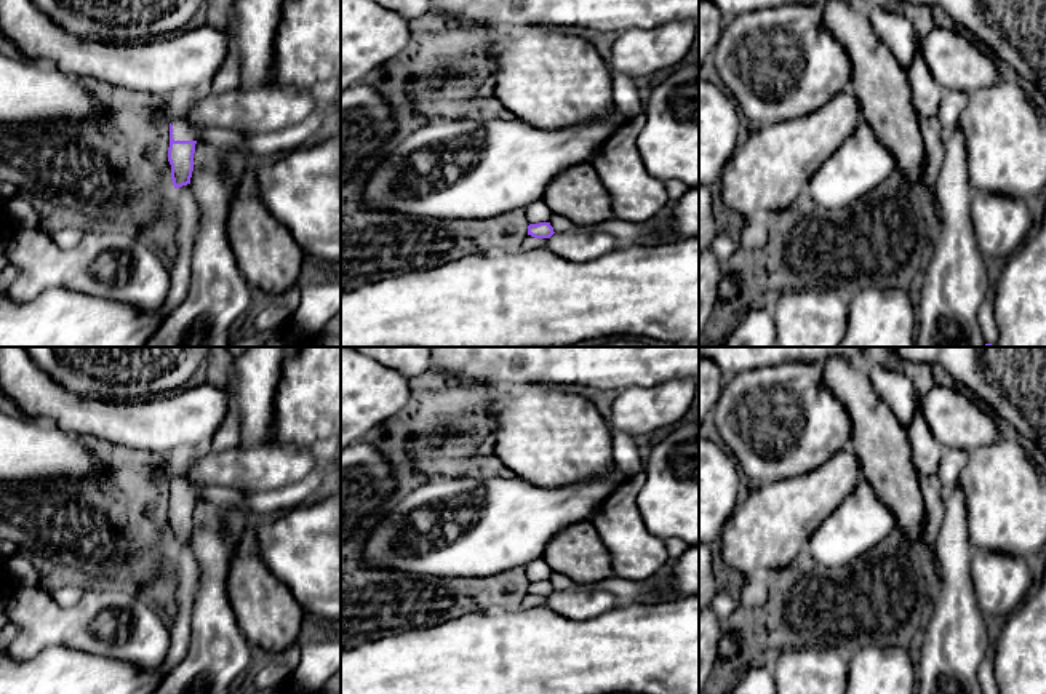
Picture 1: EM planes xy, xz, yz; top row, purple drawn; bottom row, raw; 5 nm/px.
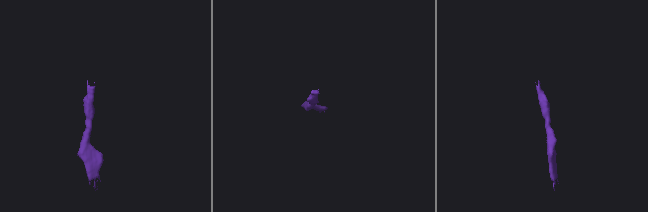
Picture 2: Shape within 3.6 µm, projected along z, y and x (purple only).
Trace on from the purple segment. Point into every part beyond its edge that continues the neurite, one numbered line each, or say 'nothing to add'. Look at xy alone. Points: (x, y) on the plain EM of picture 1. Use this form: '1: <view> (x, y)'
1: xy (181, 488)

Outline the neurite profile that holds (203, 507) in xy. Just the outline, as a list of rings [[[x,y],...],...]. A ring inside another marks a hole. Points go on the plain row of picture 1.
[[[200,491],[197,493],[195,499],[197,502],[195,502],[195,512],[194,512],[194,528],[200,528],[213,513],[214,505],[206,497],[203,497]]]

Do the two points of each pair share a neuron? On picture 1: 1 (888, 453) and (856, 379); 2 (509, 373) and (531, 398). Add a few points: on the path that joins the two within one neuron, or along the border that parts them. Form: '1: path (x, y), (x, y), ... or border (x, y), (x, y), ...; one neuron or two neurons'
1: path (877, 435), (875, 426), (859, 397); one neuron
2: border (487, 384), (552, 384), (555, 387); two neurons

